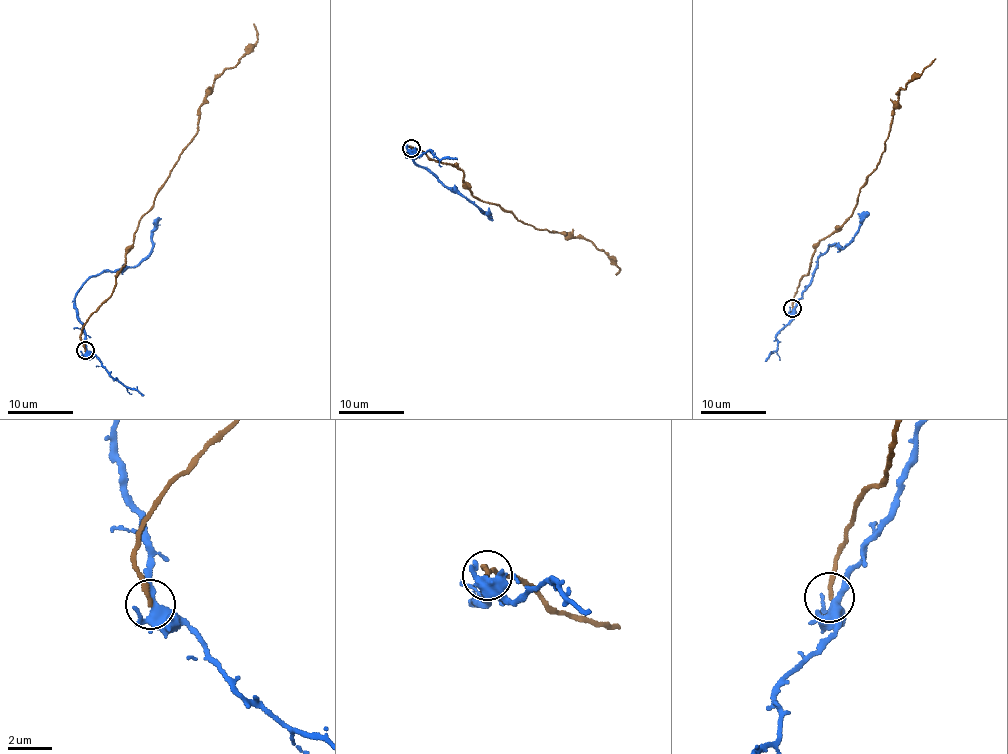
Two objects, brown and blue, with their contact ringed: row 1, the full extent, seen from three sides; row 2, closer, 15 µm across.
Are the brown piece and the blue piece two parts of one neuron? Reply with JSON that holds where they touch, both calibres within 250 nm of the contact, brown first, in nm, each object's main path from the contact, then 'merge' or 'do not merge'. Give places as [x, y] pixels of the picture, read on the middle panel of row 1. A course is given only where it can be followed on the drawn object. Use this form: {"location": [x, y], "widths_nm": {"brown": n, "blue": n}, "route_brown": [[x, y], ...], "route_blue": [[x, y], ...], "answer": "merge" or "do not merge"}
{"location": [411, 148], "widths_nm": {"brown": 190, "blue": 360}, "route_brown": [[411, 148], [455, 165], [477, 198], [497, 203], [547, 231], [590, 242], [618, 266], [615, 274]], "route_blue": [[411, 150], [412, 153], [408, 157], [411, 156], [491, 217]], "answer": "do not merge"}

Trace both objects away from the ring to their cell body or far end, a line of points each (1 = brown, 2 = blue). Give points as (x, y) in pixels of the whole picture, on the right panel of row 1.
1: (791, 308), (815, 246), (854, 209), (859, 189), (874, 169), (886, 141), (897, 94), (935, 58)
2: (793, 308), (813, 276), (817, 258), (830, 245), (842, 249), (850, 241), (867, 211)

